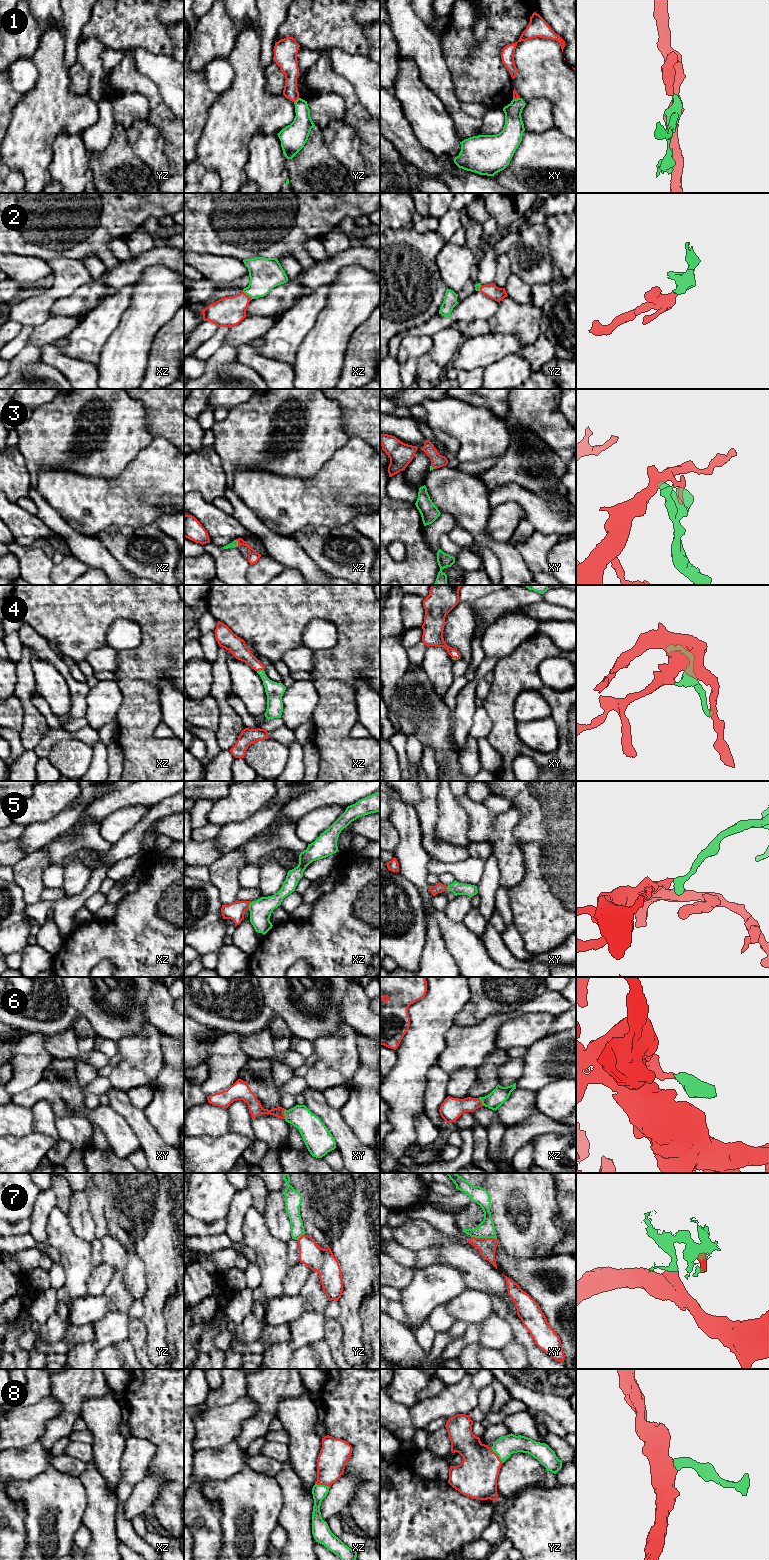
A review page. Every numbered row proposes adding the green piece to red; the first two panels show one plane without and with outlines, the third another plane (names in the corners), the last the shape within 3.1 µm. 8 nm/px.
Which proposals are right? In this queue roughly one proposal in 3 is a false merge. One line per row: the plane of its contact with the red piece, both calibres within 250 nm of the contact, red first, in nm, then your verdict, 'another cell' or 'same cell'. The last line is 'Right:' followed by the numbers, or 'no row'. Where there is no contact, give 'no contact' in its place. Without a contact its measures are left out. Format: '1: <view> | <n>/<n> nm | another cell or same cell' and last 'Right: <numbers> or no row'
1: yz | 120/170 nm | another cell
2: xz | 240/260 nm | same cell
3: xz | 90/50 nm | same cell
4: xz | 140/140 nm | same cell
5: xz | 150/180 nm | same cell
6: xy | 110/200 nm | same cell
7: xy | 140/140 nm | another cell
8: yz | 340/160 nm | same cell
Right: 2, 3, 4, 5, 6, 8

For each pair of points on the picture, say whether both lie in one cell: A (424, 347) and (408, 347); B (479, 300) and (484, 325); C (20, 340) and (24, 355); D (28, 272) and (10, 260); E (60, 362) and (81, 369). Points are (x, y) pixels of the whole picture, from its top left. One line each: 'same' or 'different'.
A: same
B: different
C: different
D: same
E: same

